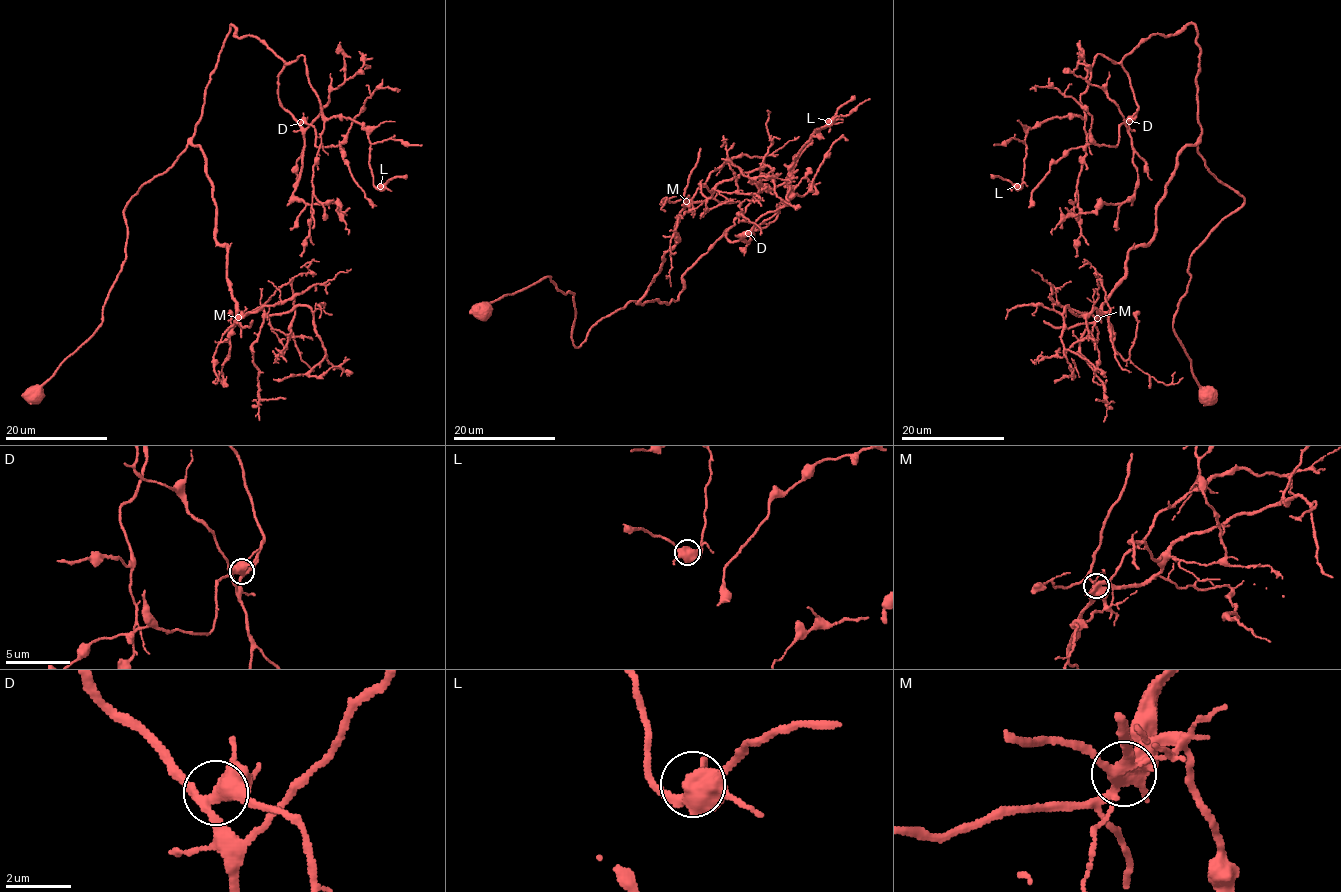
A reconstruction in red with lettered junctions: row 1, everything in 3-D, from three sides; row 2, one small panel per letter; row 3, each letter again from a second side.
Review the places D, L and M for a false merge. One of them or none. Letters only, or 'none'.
none

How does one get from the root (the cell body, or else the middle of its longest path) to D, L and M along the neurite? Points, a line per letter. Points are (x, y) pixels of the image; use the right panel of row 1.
D: (1206, 394), (1173, 318), (1191, 253), (1244, 199), (1198, 152), (1193, 24), (1123, 59), (1138, 107), (1129, 121)
L: (1206, 394), (1173, 318), (1244, 199), (1198, 152), (1195, 26), (1098, 54), (1084, 117), (1028, 130), (1017, 186)
M: (1206, 394), (1173, 318), (1191, 253), (1244, 199), (1198, 143), (1097, 318)

